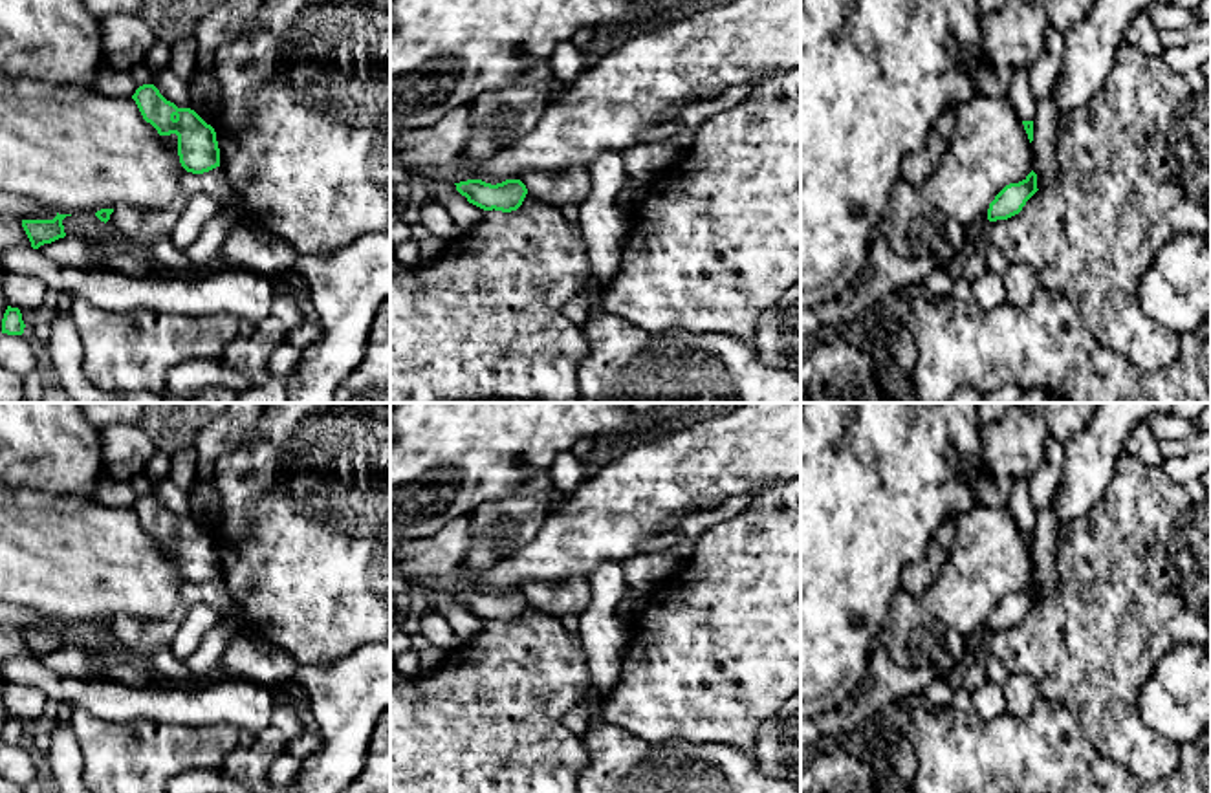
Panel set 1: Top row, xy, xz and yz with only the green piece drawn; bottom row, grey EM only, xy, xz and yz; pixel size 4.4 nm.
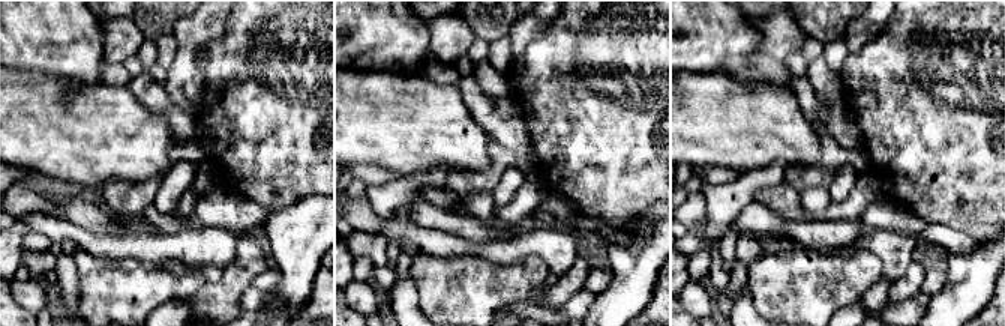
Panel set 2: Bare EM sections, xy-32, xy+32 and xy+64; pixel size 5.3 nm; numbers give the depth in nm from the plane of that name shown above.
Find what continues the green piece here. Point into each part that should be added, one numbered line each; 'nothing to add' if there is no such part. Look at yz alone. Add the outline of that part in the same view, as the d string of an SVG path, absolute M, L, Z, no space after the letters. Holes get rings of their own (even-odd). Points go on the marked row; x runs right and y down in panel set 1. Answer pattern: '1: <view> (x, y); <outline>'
nothing to add

